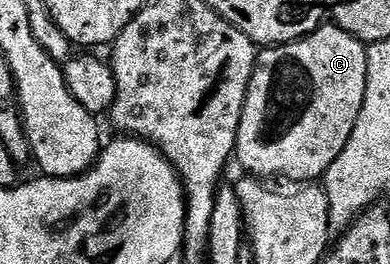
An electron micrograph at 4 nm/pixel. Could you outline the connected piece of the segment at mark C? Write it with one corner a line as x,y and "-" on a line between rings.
327,23
323,25
321,29
311,33
308,37
302,37
299,41
290,41
287,45
275,45
273,47
263,48
261,52
257,54
256,65
257,68
255,68
252,79
250,80
248,95
246,96
244,111
240,119
240,127
238,128
236,161
239,161
239,163
246,168
243,170
245,170
247,174
259,179
270,179
266,177
274,177
277,173
282,177
287,177
290,181
298,181
294,183
314,183
319,179
325,178
328,167
332,167
336,155
340,155
340,151
344,151
344,147
356,127
356,119
362,110
366,80
368,79
366,45
359,41
357,37
353,37
351,33
346,33
342,29
339,29
337,25

